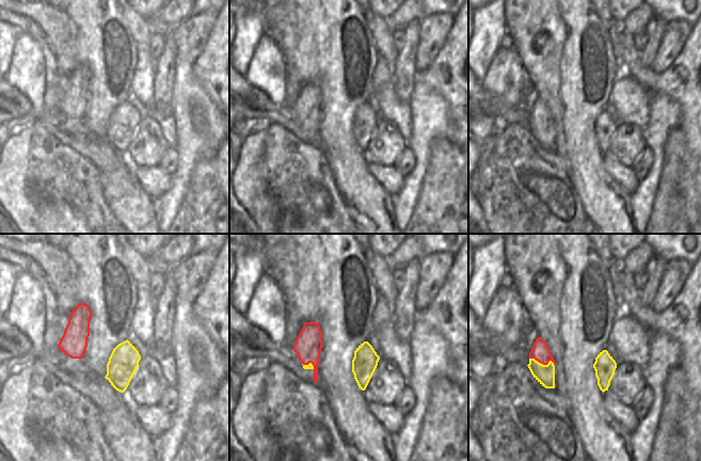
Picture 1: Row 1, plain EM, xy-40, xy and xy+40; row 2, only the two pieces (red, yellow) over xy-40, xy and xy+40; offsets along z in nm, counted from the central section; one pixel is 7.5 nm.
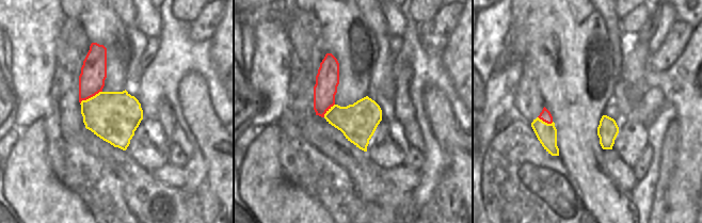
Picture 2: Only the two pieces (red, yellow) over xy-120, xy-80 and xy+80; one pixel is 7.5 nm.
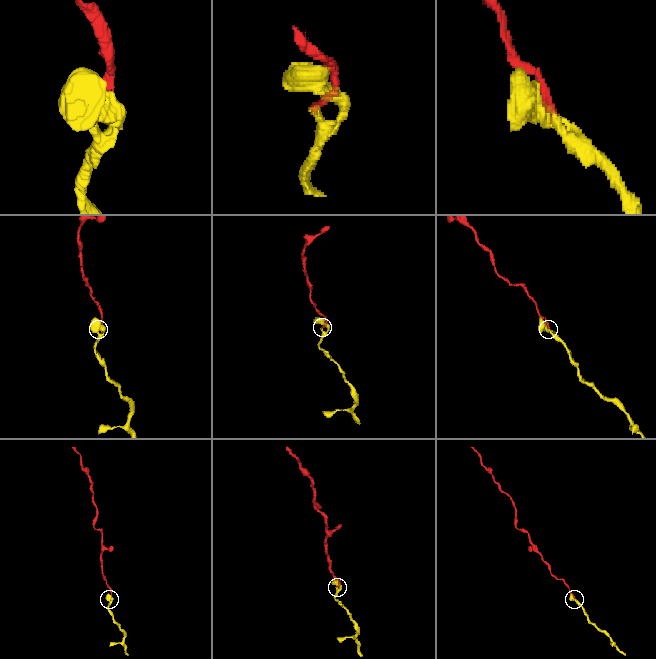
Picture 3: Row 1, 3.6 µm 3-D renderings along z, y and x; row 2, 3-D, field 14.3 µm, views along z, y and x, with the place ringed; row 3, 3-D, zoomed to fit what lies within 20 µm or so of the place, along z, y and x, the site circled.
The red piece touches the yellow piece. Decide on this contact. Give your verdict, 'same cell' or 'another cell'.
same cell

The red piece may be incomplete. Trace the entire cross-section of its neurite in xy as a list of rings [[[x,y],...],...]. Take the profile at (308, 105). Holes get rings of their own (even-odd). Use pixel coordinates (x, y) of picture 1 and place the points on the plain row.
[[[315,82],[305,83],[293,105],[293,111],[303,129],[314,131],[314,143],[318,143],[318,125],[321,110],[322,93],[320,86]]]

